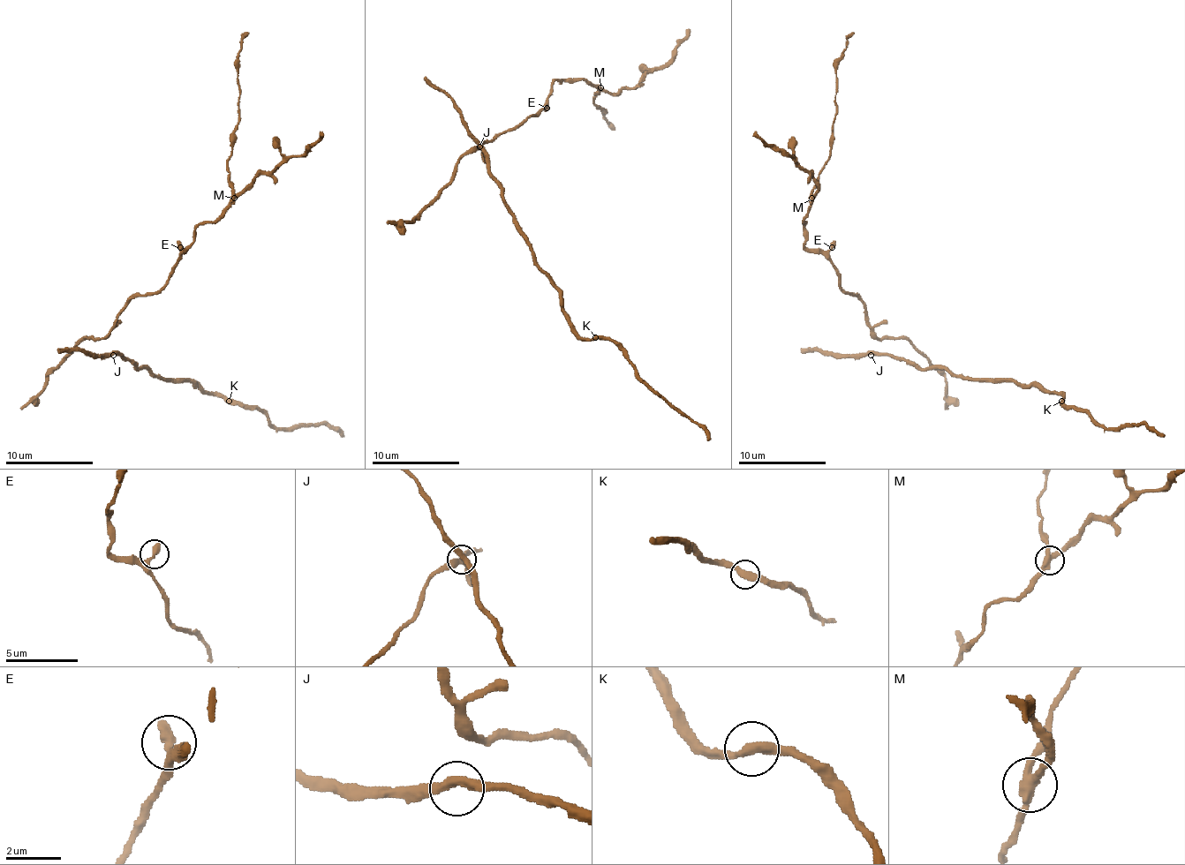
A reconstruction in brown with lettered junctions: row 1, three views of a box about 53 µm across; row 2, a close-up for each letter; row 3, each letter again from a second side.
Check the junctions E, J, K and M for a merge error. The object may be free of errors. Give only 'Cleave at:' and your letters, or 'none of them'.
Cleave at: M

